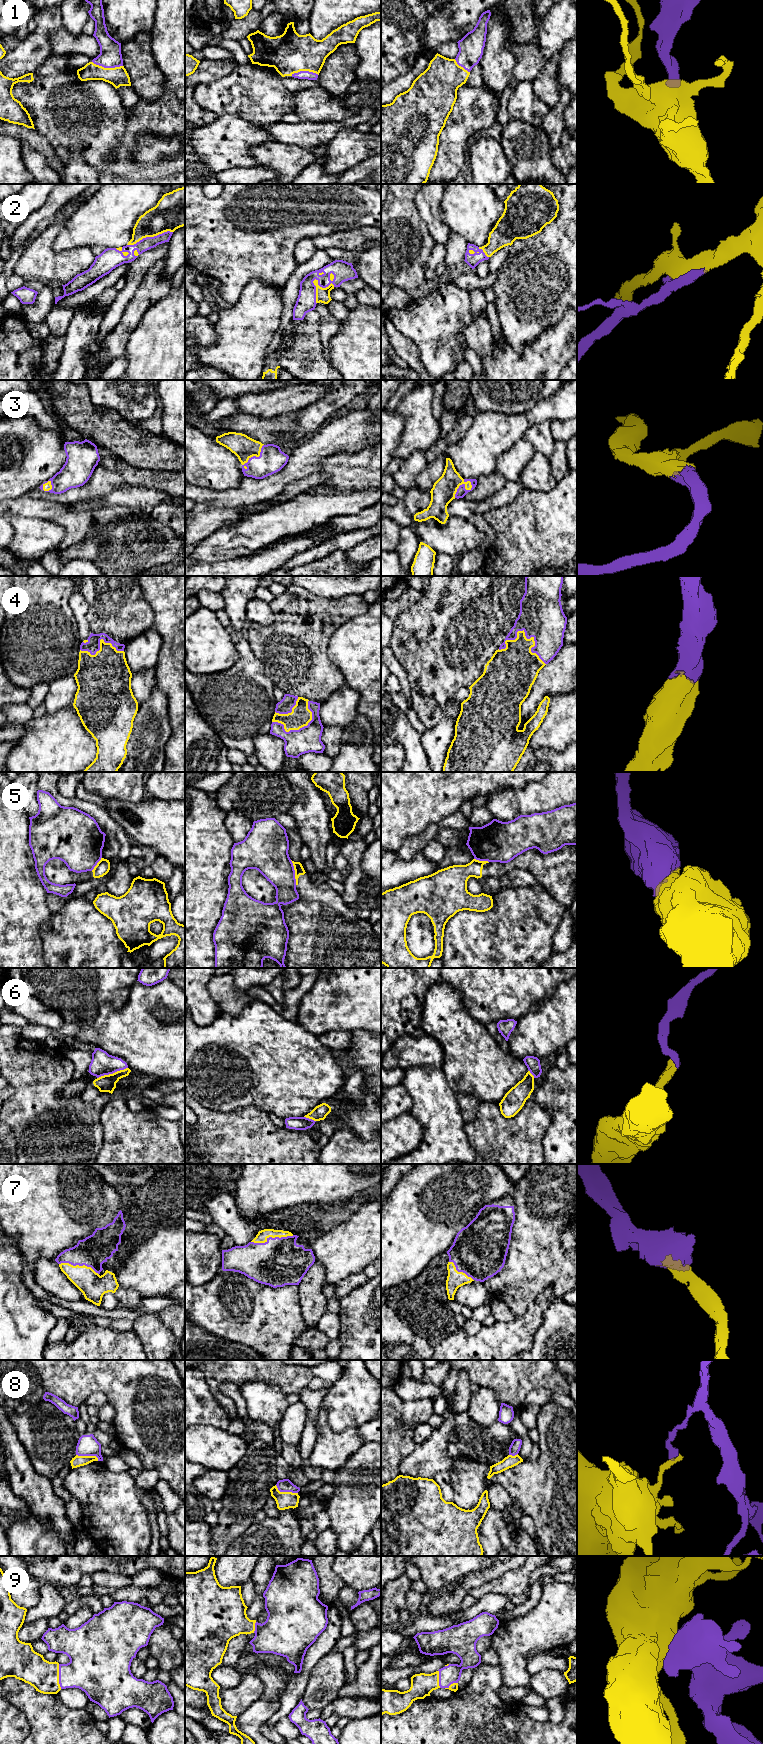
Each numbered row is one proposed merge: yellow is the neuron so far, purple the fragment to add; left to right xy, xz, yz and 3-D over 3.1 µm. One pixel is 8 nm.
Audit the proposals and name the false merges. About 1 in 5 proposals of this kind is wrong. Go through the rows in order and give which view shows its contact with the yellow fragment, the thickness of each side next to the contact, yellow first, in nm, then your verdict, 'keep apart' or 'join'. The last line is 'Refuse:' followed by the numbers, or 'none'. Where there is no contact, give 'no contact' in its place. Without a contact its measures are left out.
1: meets yellow in xy; 160 nm thick on the yellow side, 180 nm on the other; join
2: meets yellow in xz; 110 nm thick on the yellow side, 160 nm on the other; join
3: meets yellow in yz; 190 nm thick on the yellow side, 80 nm on the other; join
4: meets yellow in yz; 320 nm thick on the yellow side, 360 nm on the other; join
5: meets yellow in xz; 80 nm thick on the yellow side, 300 nm on the other; keep apart
6: meets yellow in xy; 140 nm thick on the yellow side, 180 nm on the other; join
7: meets yellow in xz; 90 nm thick on the yellow side, 380 nm on the other; join
8: meets yellow in xy; 90 nm thick on the yellow side, 170 nm on the other; keep apart
9: meets yellow in xy; 260 nm thick on the yellow side, 320 nm on the other; join
Refuse: 5, 8

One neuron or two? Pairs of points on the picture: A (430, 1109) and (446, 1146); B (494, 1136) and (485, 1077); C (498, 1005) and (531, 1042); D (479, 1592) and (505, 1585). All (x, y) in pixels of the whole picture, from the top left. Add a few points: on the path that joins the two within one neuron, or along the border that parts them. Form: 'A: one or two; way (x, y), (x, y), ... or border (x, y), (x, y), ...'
A: one; way (439, 1118), (443, 1124), (444, 1137)
B: two; border (480, 1102), (494, 1102), (498, 1104)
C: two; border (533, 1004), (517, 1021)
D: one; way (485, 1589), (499, 1585)

